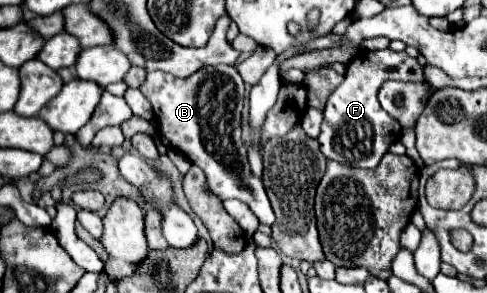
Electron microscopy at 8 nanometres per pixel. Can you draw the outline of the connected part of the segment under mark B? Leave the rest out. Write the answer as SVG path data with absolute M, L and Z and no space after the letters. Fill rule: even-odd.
M218 64L204 66L188 78L178 78L166 72L148 72L142 94L150 100L160 134L164 134L176 150L206 172L210 190L220 198L236 198L246 202L262 224L272 226L276 216L262 186L248 166L246 148L240 140L240 114L244 102L244 82L236 66Z

